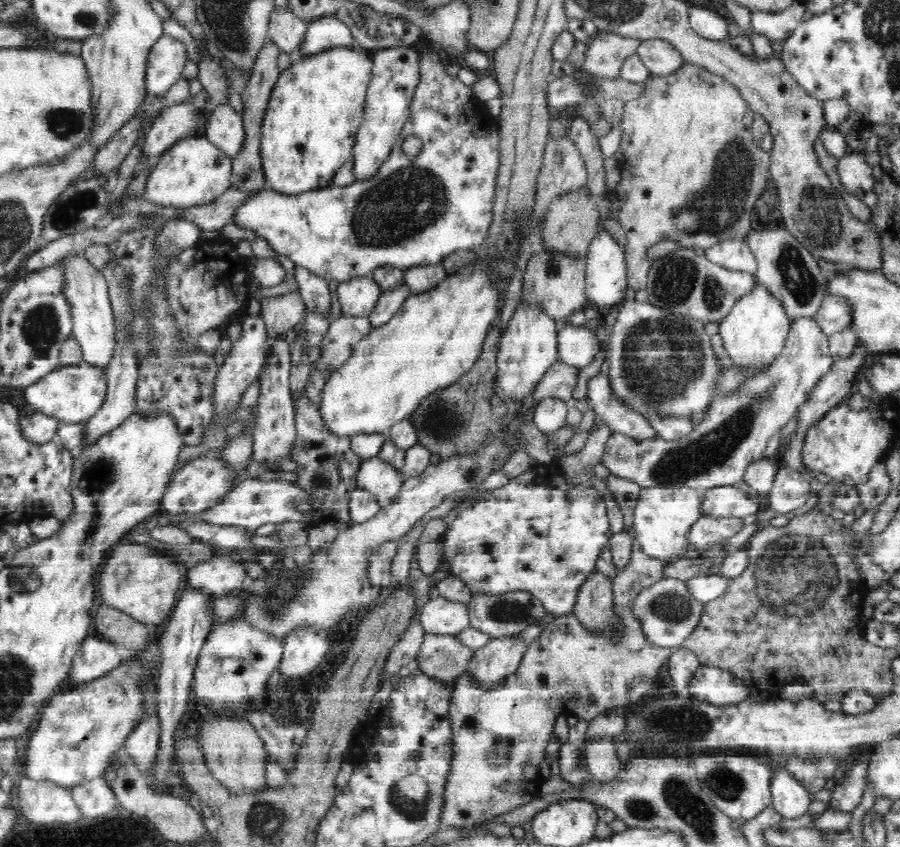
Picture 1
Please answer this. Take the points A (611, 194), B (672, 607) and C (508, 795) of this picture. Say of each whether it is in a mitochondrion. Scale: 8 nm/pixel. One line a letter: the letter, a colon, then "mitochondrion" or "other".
A: other
B: mitochondrion
C: other

